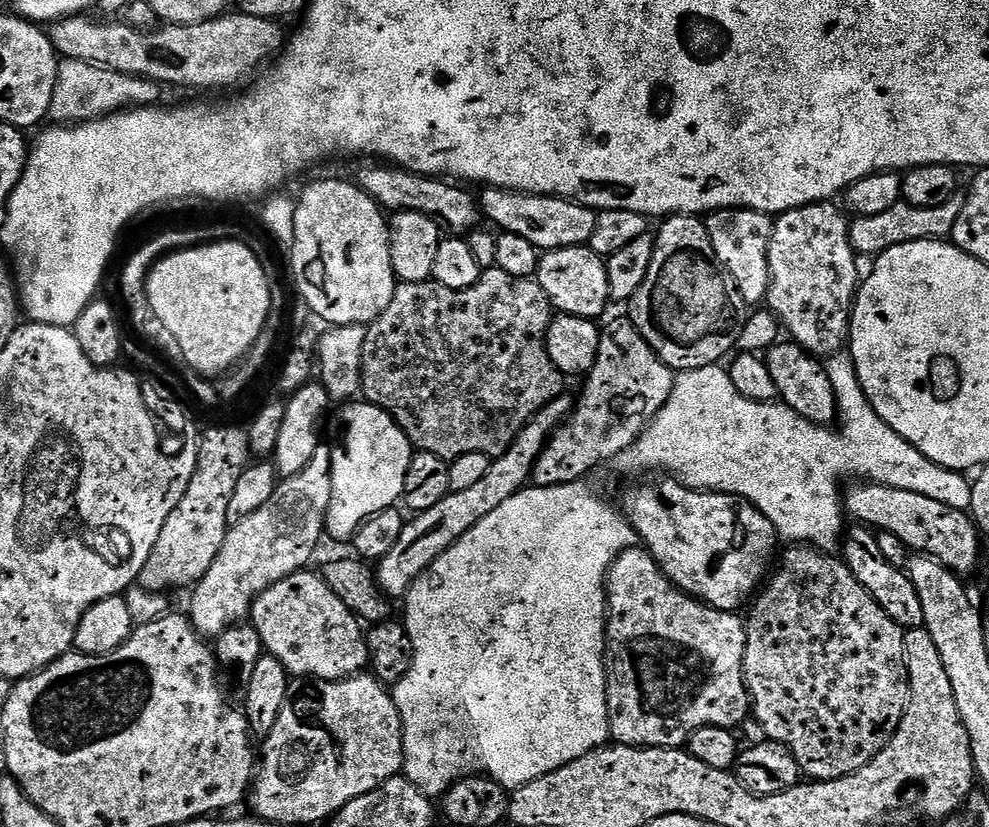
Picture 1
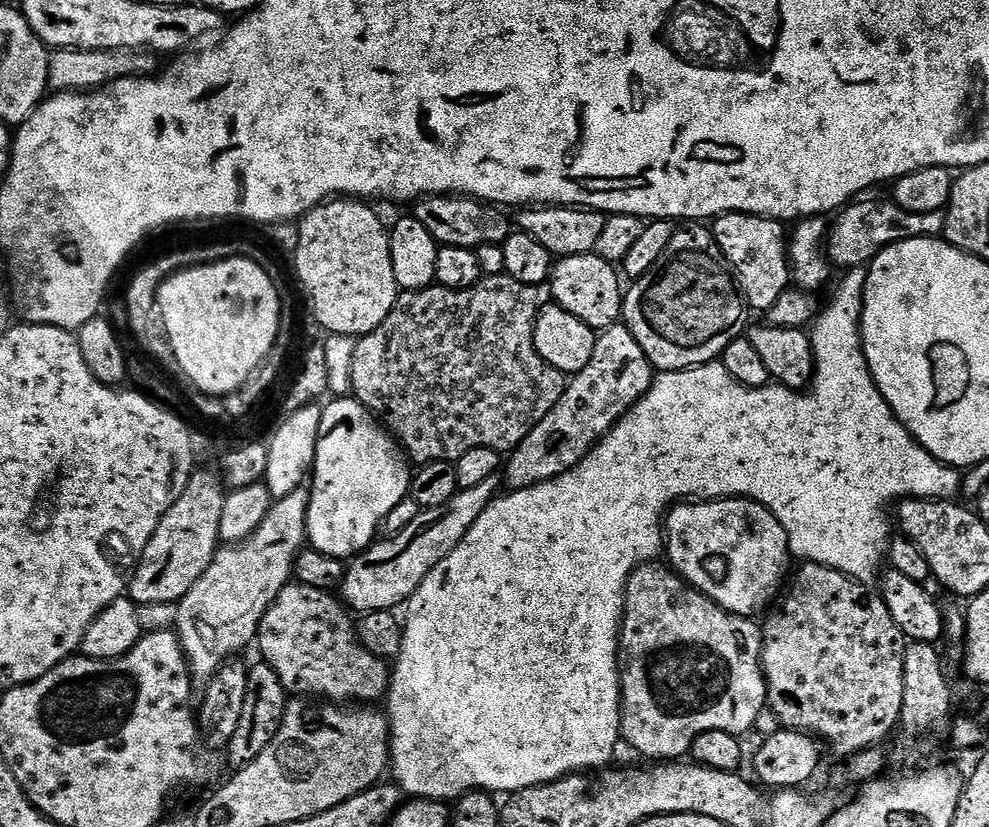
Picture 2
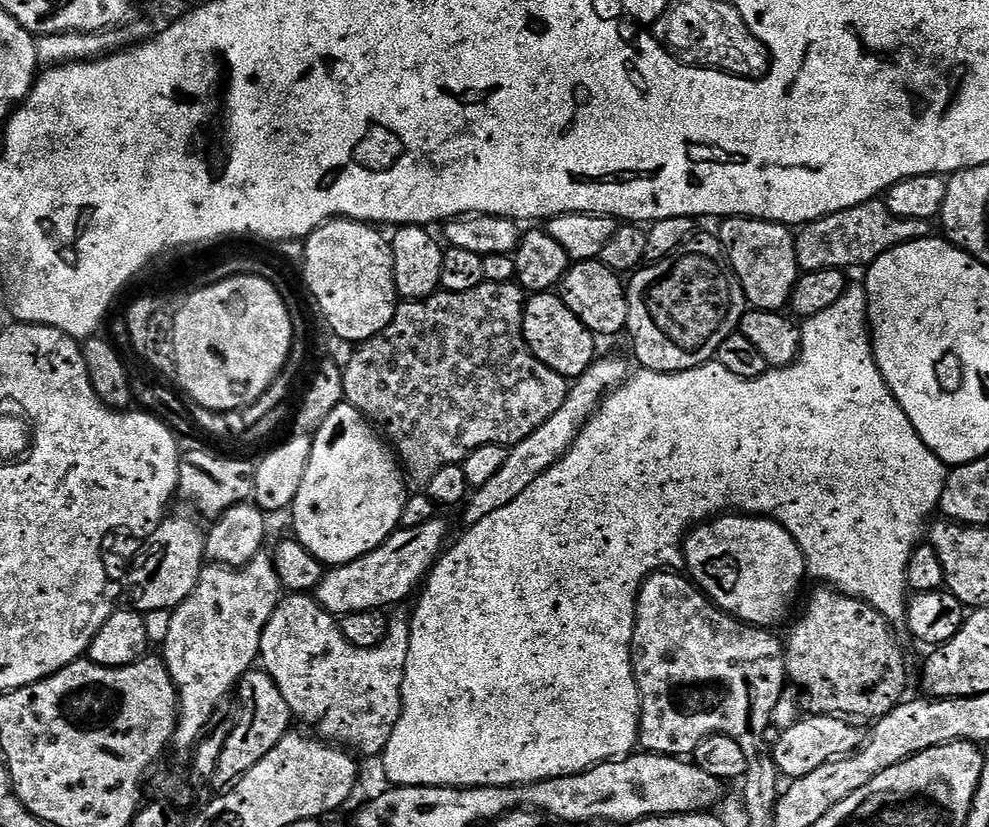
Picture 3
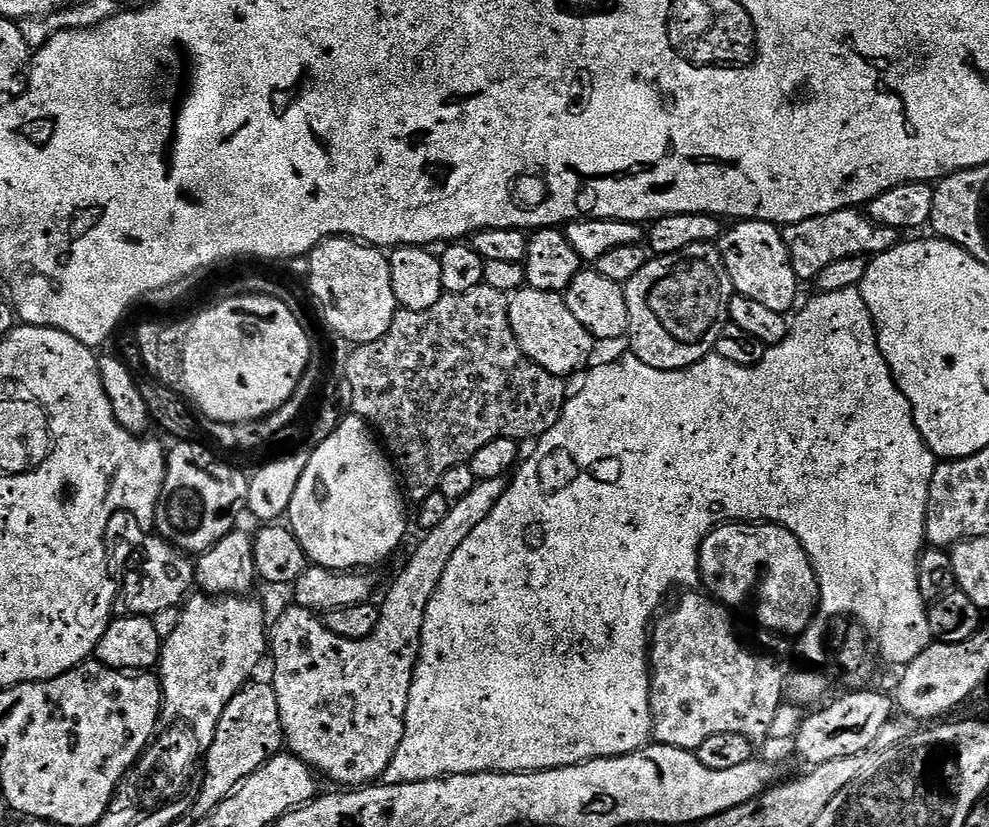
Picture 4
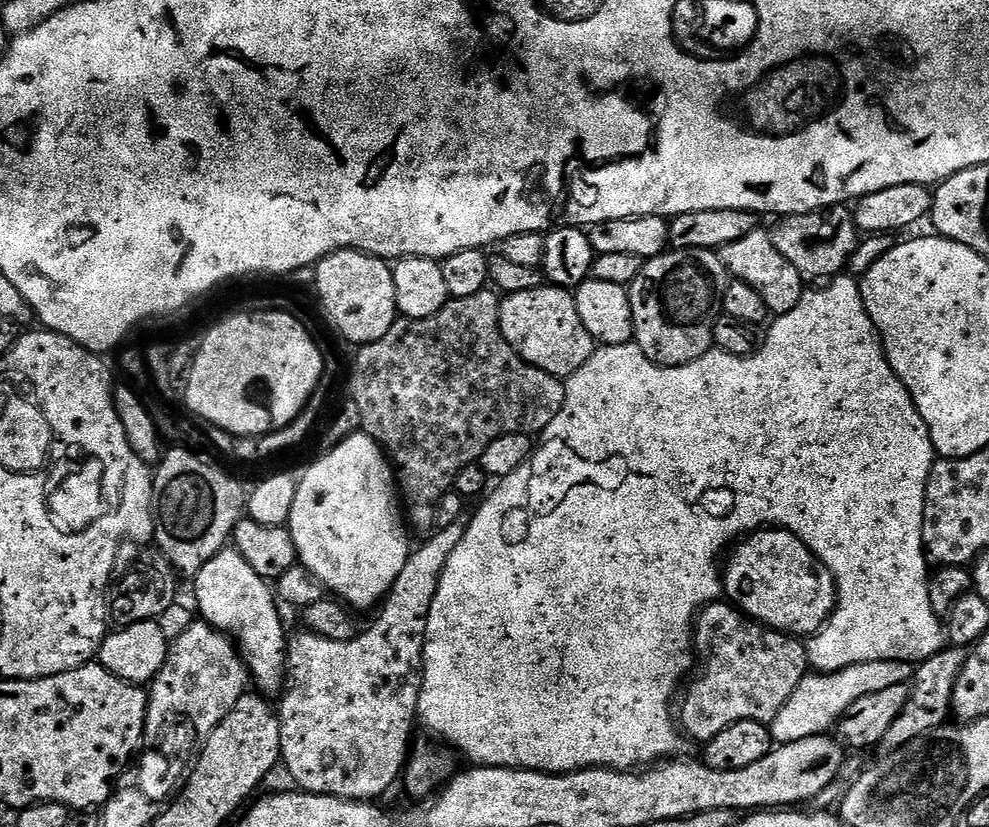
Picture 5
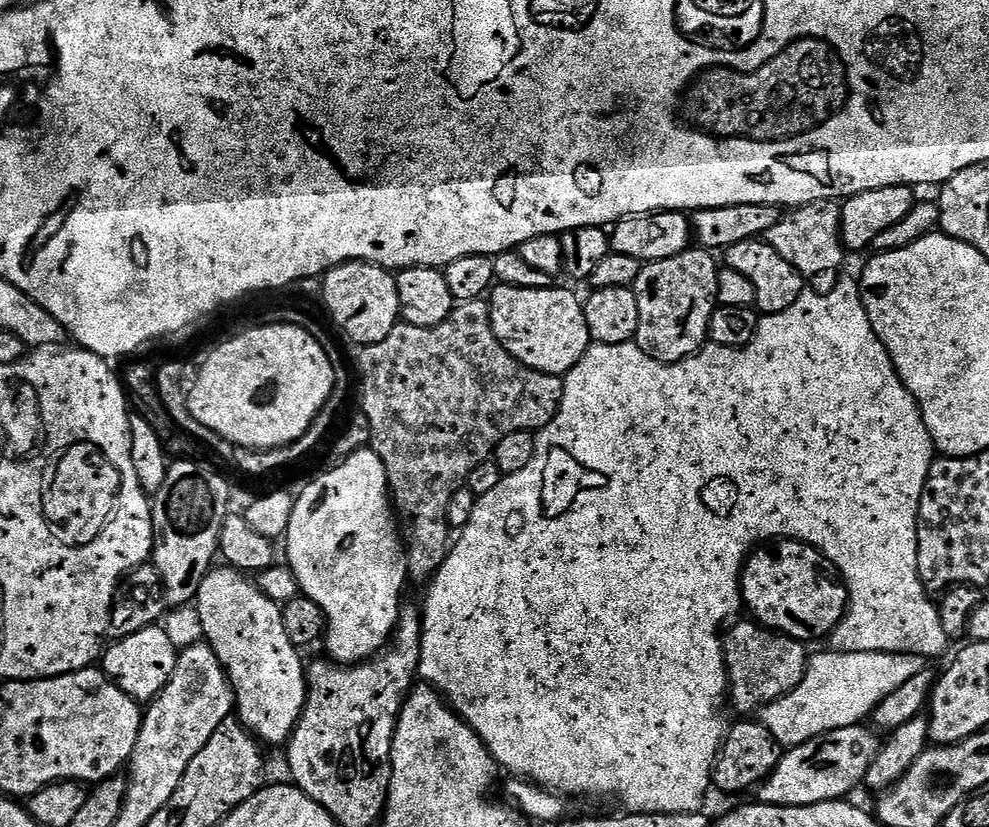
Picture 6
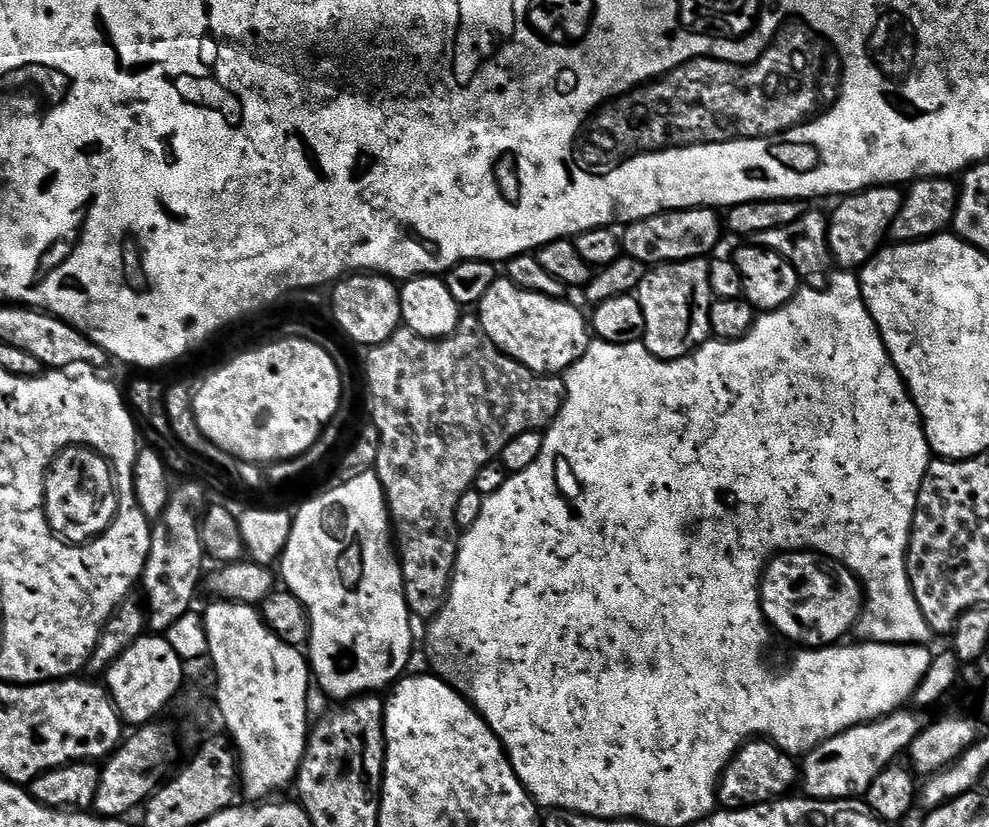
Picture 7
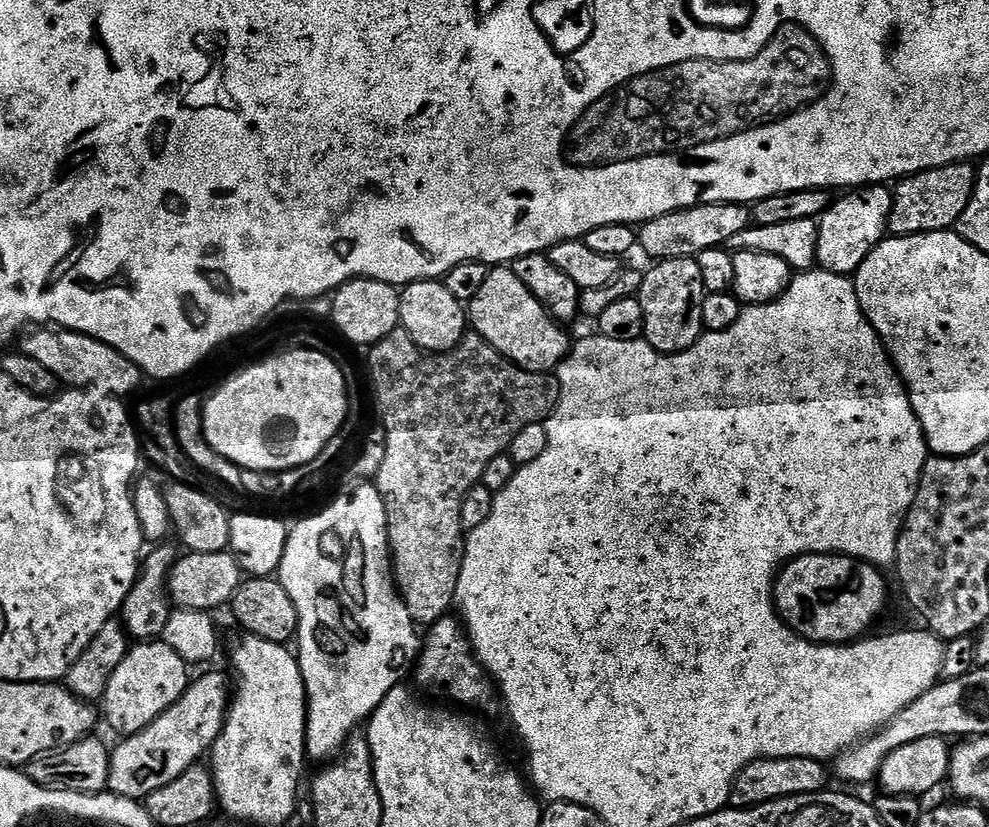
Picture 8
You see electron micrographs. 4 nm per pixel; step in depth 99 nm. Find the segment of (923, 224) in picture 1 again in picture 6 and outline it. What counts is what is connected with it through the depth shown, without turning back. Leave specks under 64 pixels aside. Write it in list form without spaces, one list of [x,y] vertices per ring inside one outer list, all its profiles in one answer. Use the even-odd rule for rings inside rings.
[[[819,200],[804,204],[801,208],[781,215],[780,221],[762,237],[790,266],[800,271],[805,278],[824,276],[832,272],[846,257],[844,240],[840,237],[840,210],[841,205],[835,200]]]

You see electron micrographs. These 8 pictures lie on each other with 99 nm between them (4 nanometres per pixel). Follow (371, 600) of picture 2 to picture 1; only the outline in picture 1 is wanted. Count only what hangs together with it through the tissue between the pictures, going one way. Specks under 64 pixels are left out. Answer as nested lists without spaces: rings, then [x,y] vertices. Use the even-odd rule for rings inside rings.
[[[561,394],[544,407],[533,420],[514,438],[514,442],[501,456],[492,460],[490,470],[474,486],[467,490],[449,492],[438,506],[430,506],[430,510],[413,515],[405,523],[402,534],[398,534],[398,542],[375,565],[376,580],[380,588],[389,598],[407,597],[409,588],[415,580],[420,579],[423,572],[449,548],[454,541],[460,540],[470,529],[478,526],[486,514],[498,510],[506,498],[514,498],[531,481],[532,471],[544,448],[548,445],[548,437],[567,421],[574,407],[573,397]]]

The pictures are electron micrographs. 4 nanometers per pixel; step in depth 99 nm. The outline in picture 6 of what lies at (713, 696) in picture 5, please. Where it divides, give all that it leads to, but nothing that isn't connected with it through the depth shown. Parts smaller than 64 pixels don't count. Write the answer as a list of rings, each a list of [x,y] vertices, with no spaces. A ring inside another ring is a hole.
[[[737,619],[723,633],[724,664],[728,668],[730,704],[733,704],[740,714],[756,714],[765,704],[782,698],[799,686],[808,669],[810,652],[793,636],[765,628],[755,619],[744,619]]]

